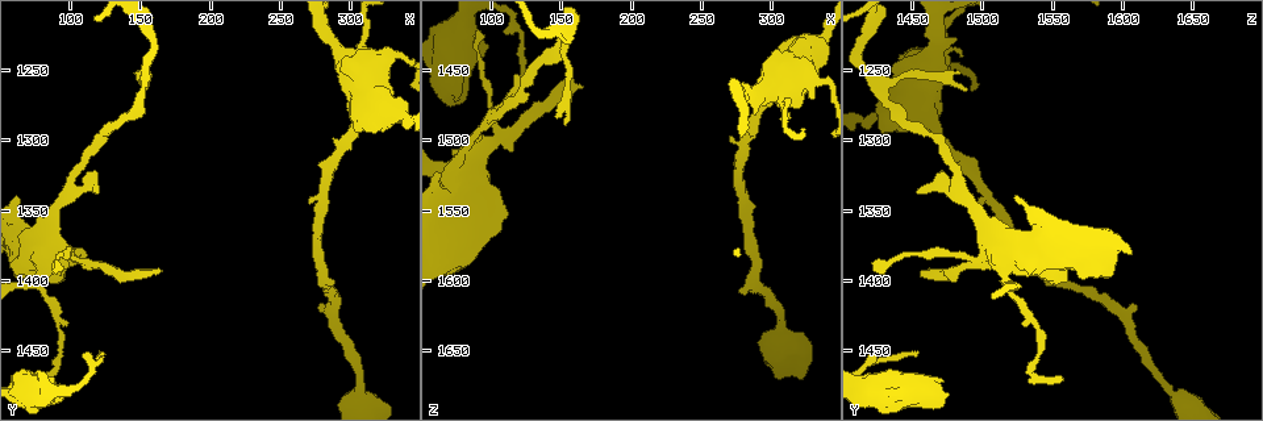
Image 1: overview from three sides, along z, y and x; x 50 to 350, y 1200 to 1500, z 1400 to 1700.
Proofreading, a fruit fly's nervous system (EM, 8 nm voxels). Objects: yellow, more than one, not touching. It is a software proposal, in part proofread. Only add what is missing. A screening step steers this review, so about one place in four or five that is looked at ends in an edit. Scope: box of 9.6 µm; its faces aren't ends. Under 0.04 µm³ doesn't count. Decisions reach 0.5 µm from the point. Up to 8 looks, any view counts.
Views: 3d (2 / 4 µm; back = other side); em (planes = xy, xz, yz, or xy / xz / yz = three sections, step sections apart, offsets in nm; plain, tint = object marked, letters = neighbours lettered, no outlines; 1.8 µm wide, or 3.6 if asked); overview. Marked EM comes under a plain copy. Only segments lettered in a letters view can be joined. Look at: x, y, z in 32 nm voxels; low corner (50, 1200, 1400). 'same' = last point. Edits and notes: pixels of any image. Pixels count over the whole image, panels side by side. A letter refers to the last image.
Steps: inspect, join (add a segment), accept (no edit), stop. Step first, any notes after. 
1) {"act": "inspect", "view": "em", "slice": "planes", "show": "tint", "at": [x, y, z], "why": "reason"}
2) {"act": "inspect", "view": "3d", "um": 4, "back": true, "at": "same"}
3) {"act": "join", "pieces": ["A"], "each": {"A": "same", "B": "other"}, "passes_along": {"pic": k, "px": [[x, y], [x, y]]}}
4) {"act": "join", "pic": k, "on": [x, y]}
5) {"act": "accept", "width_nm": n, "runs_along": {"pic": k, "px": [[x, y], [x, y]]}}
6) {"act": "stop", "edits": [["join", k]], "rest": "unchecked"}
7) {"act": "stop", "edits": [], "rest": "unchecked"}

{"act": "inspect", "view": "em", "um": 3.6, "slice": "xy", "step": 8, "show": "tint", "at": [152, 1262, 1490], "why": "branch stops here"}

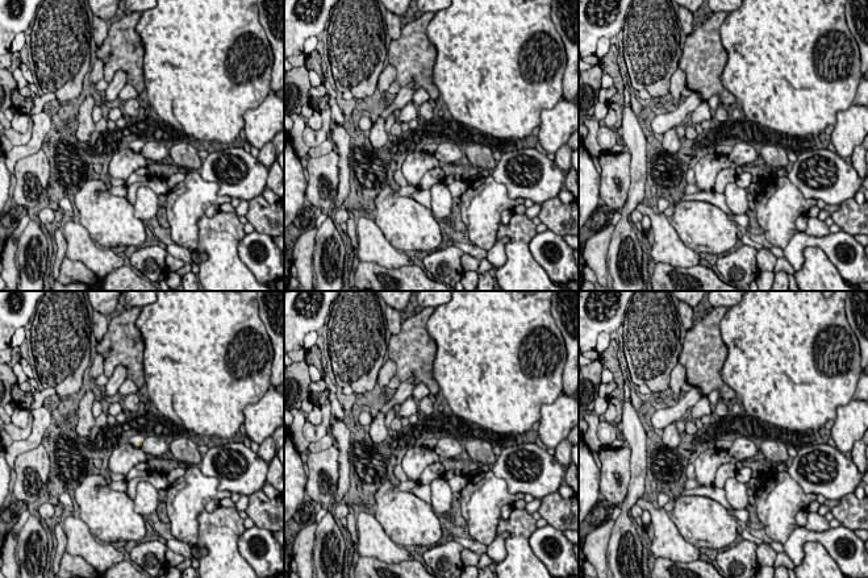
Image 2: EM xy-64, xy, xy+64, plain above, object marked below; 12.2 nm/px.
{"act": "inspect", "view": "em", "um": 3.6, "slice": "planes", "show": "letters", "at": "same"}

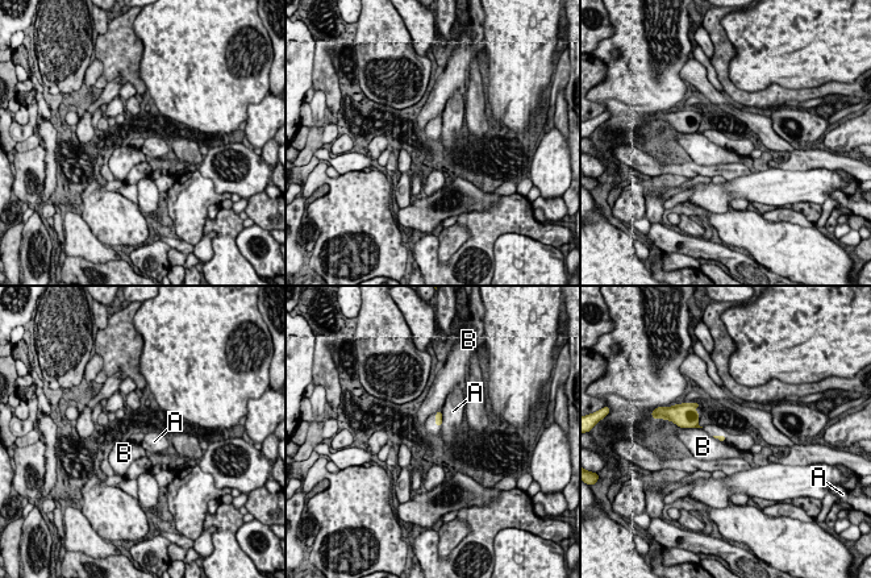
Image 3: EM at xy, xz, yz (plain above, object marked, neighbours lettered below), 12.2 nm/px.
{"act": "accept", "each": {"A": "other", "B": "other"}, "border": {"pic": 3, "px": [[442, 411], [442, 423], [440, 425]]}, "found": "no lettered segment goes on from it"}

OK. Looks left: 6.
{"act": "inspect", "view": "3d", "um": 4, "at": [166, 1392, 1464], "why": "free end"}

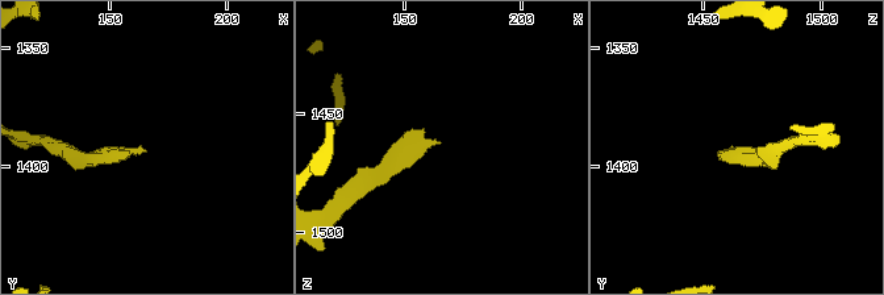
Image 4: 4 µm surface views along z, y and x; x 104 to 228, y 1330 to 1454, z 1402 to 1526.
{"act": "inspect", "view": "em", "slice": "planes", "show": "letters", "at": [163, 1392, 1461], "why": "need the tissue"}

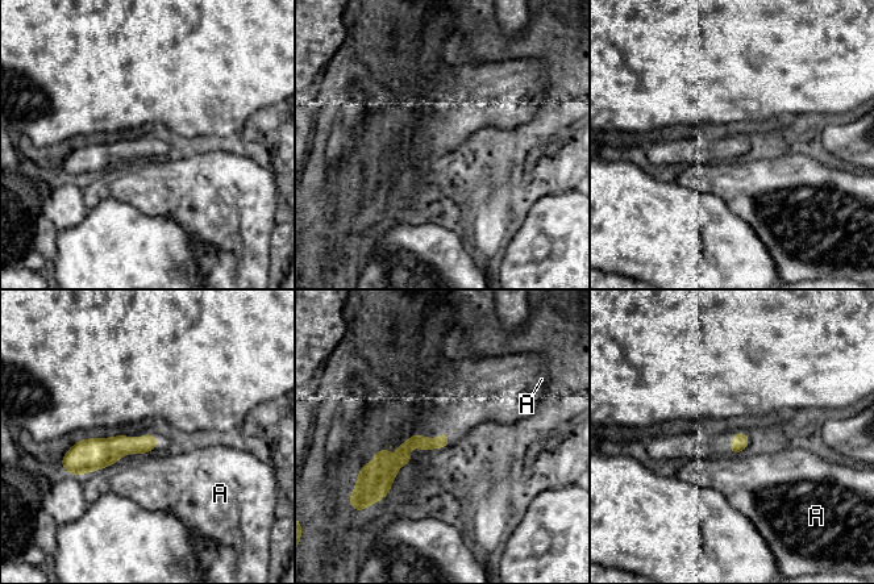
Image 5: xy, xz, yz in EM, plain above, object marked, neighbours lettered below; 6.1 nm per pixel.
{"act": "accept", "each": {"A": "other"}, "found": "no lettered segment goes on from it"}

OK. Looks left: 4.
{"act": "inspect", "view": "3d", "um": 4, "at": [120, 1452, 1456], "why": "thin end"}

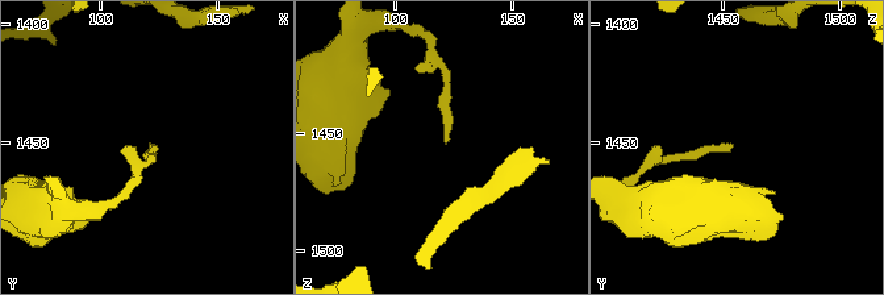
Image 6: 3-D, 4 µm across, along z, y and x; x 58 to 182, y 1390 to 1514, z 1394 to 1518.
{"act": "inspect", "view": "em", "slice": "planes", "show": "letters", "at": [122, 1452, 1454]}

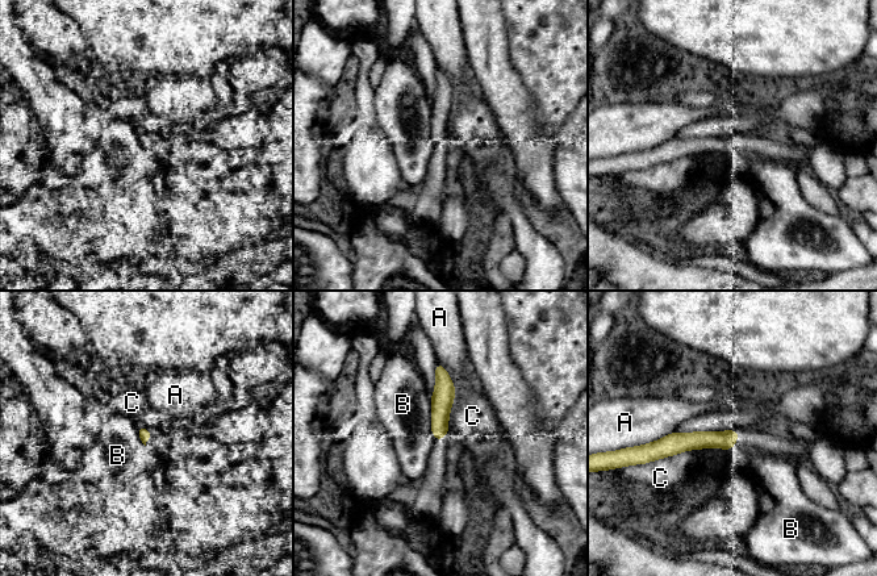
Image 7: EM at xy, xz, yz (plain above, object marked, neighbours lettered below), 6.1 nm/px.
{"act": "accept", "each": {"A": "other", "B": "other", "C": "other"}, "border": {"pic": 7, "px": [[430, 396], [431, 433], [435, 439]]}, "found": "no lettered segment goes on from it"}

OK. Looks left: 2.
{"act": "inspect", "view": "em", "slice": "xy", "step": 16, "show": "tint", "at": [120, 1338, 1454], "why": "tapers out"}

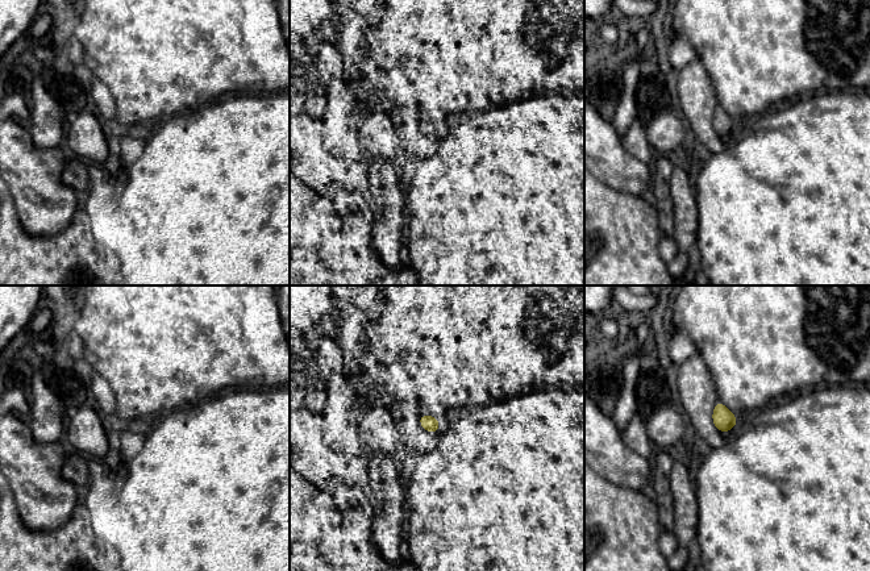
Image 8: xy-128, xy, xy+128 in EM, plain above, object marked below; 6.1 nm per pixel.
{"act": "inspect", "view": "em", "slice": "planes", "show": "letters", "at": "same"}

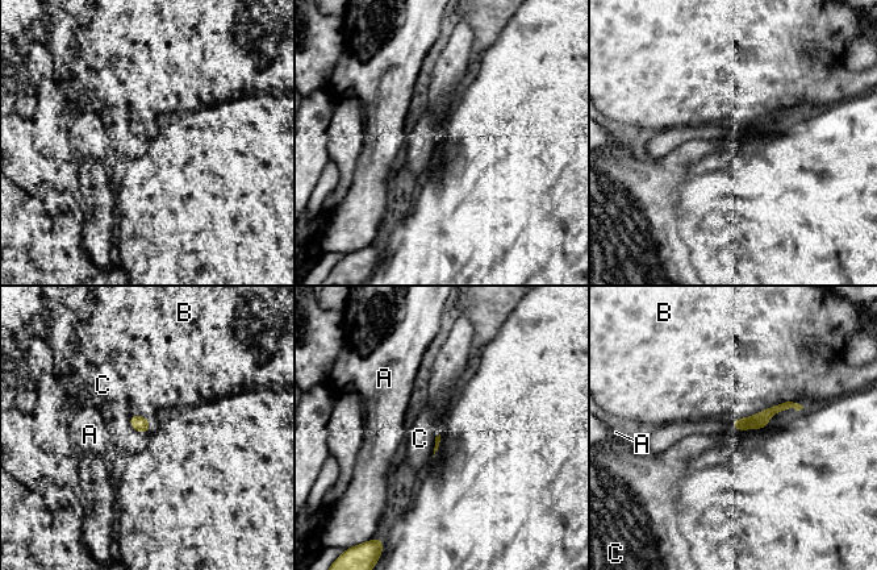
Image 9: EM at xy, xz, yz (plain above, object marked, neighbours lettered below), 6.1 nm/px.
{"act": "accept", "each": {"A": "other", "B": "other", "C": "other"}, "border": {"pic": 9, "px": [[129, 415], [129, 423], [145, 433]]}, "found": "no lettered segment goes on from it"}

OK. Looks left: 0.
{"act": "stop", "edits": [], "rest": "unchecked"}

